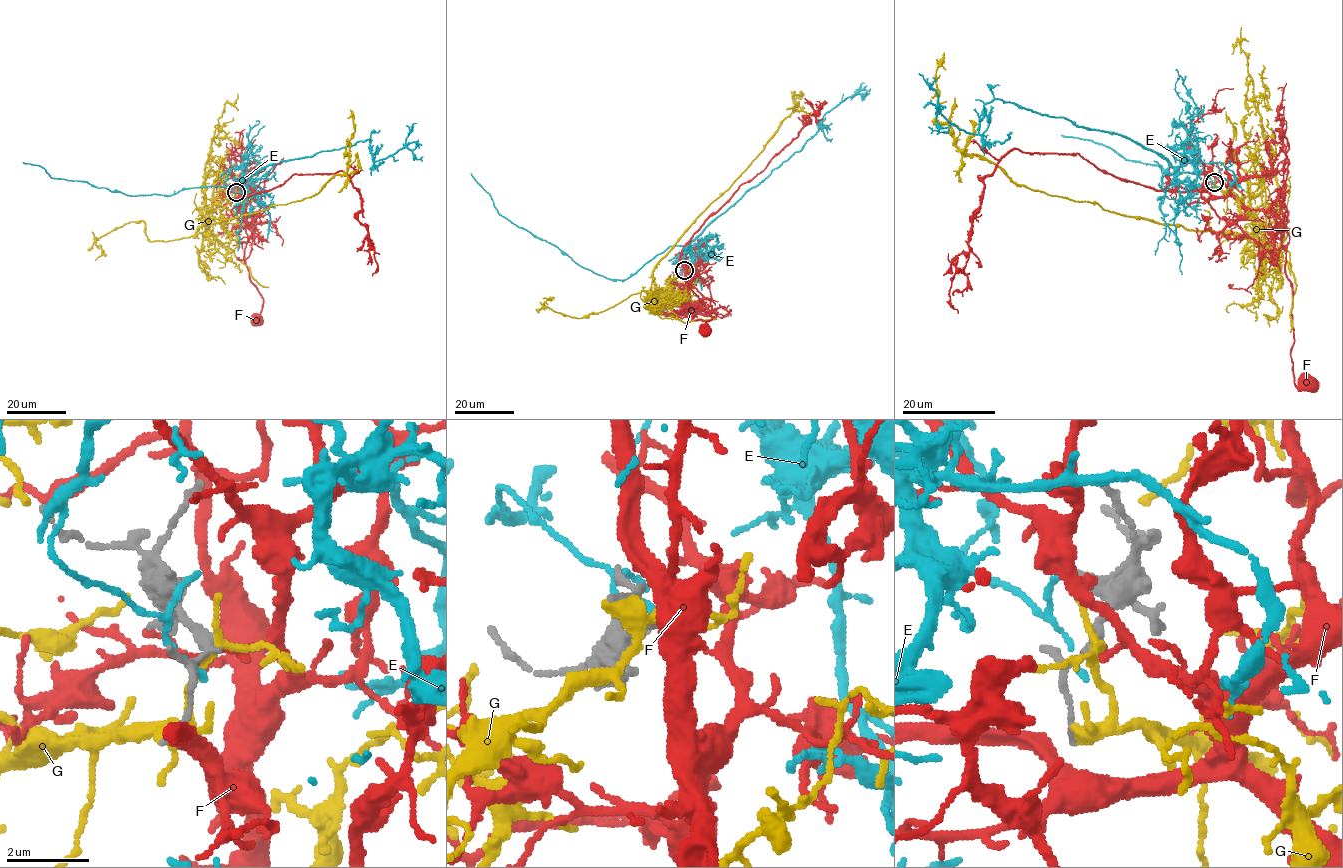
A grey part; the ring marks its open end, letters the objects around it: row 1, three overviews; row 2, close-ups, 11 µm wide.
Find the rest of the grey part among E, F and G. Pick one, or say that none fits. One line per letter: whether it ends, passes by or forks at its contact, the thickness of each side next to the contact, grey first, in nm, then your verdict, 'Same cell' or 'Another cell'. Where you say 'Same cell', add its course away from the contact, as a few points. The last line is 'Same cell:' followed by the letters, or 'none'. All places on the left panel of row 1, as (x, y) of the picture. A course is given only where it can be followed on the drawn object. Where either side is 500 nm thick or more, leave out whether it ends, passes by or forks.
E: It ends there. Thickness 200 nm (grey) against 150 nm. Another cell
F: It ends there. Thickness 180 nm (grey) against 200 nm. Another cell
G: It forks there. Thickness 180 nm (grey) against 140 nm. Another cell
Same cell: none

